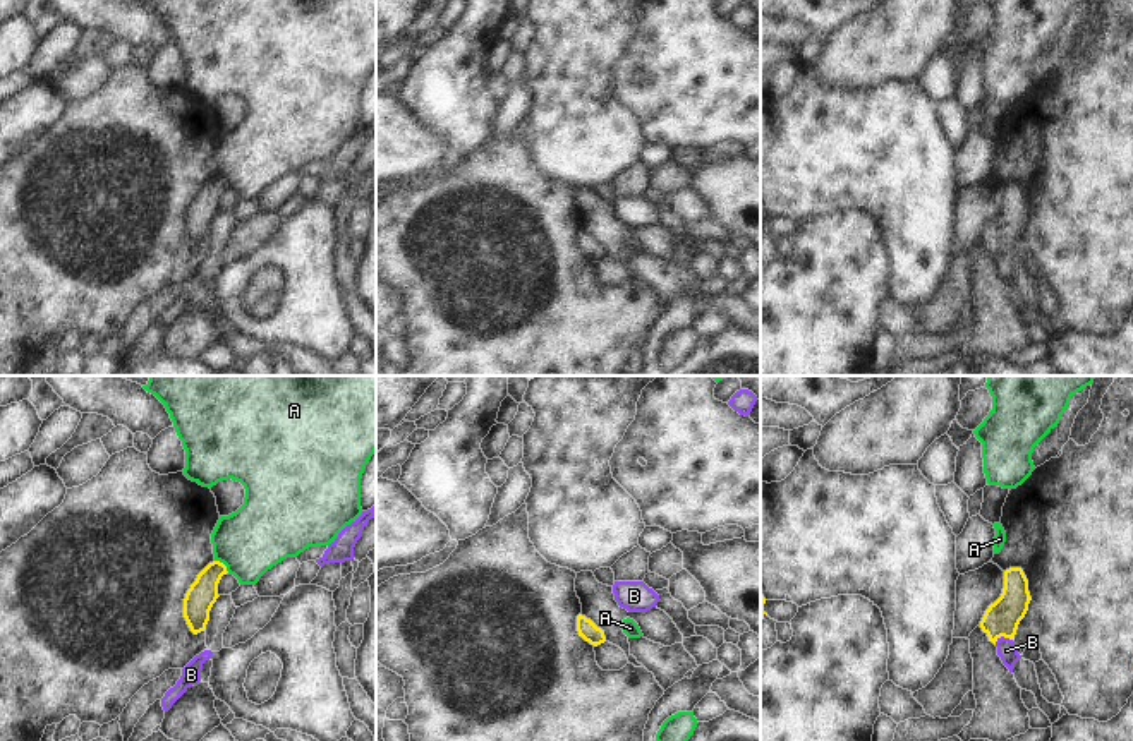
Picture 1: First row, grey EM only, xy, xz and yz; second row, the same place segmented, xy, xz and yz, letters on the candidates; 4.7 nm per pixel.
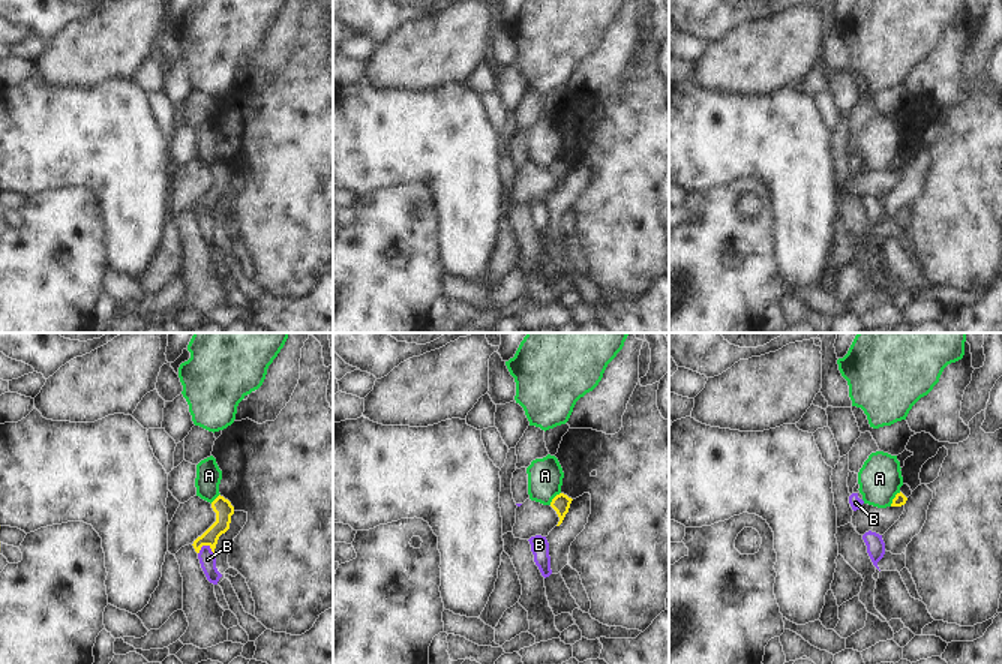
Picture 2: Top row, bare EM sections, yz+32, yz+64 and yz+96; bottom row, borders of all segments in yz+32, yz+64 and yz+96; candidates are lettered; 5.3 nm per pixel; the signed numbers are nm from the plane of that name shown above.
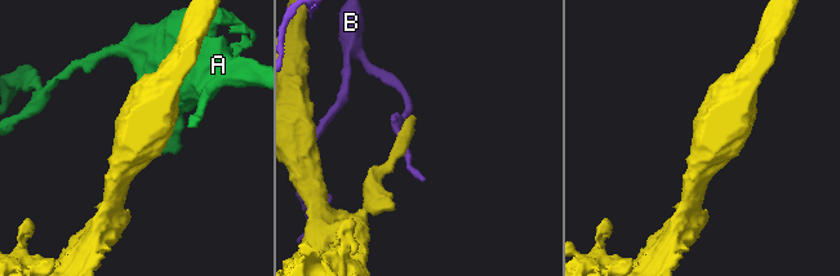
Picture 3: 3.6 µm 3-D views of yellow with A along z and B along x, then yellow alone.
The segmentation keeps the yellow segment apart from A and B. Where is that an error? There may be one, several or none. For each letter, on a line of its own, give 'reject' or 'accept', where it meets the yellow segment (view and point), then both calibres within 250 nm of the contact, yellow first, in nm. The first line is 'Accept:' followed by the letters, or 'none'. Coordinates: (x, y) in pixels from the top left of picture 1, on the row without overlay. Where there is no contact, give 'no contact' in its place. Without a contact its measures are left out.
Accept: none
A: reject; meets yellow in xy at (224, 180); 140 nm thick on the yellow side, 320 nm on the other
B: reject; meets yellow in yz at (1003, 251); 160 nm thick on the yellow side, 90 nm on the other

